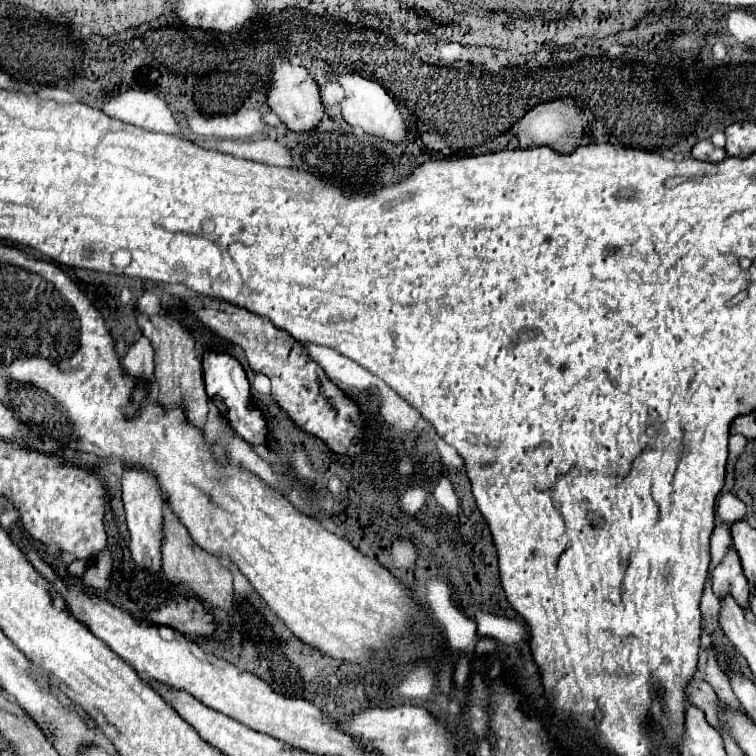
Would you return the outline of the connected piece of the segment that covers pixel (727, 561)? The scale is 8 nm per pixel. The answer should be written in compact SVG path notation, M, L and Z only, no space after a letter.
M730 547L722 561L712 569L712 583L718 597L724 597L730 593L742 609L748 611L748 595L750 595L750 583L746 581L746 575L740 565L738 553Z

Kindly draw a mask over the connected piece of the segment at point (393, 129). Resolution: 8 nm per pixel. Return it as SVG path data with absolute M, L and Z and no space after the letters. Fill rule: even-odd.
M338 75L338 83L344 87L344 93L346 93L340 107L348 125L360 127L364 133L374 135L392 145L398 145L406 139L406 123L402 121L402 115L398 113L396 103L390 99L390 95L384 91L382 85L358 75Z

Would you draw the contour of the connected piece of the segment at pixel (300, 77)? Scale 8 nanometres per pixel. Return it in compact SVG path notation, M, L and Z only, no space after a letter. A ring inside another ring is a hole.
M276 55L272 61L272 75L270 75L270 91L268 91L268 105L280 117L280 121L296 133L312 131L320 125L324 117L324 105L320 101L320 91L316 81L308 75L306 69L294 69L282 55Z

